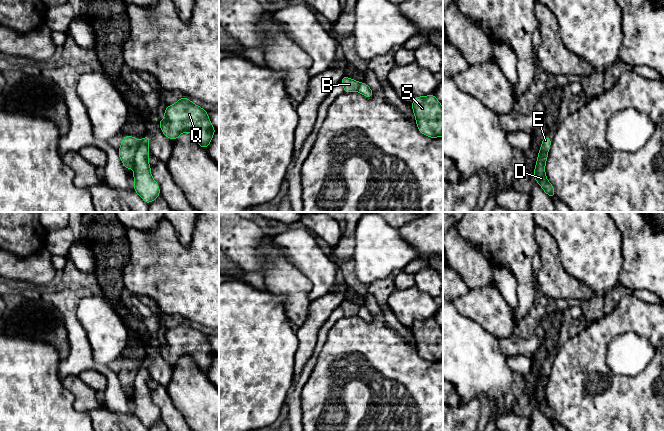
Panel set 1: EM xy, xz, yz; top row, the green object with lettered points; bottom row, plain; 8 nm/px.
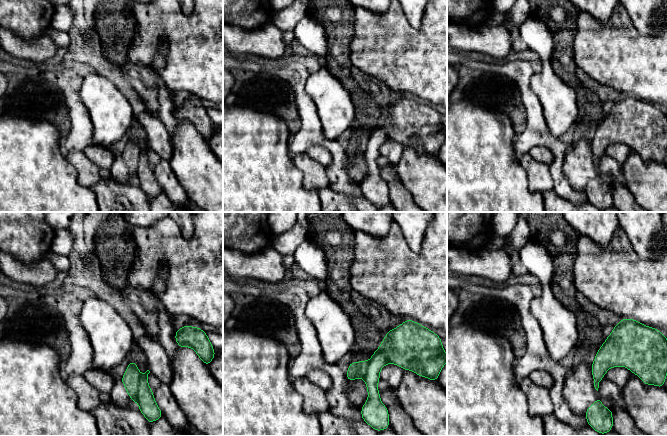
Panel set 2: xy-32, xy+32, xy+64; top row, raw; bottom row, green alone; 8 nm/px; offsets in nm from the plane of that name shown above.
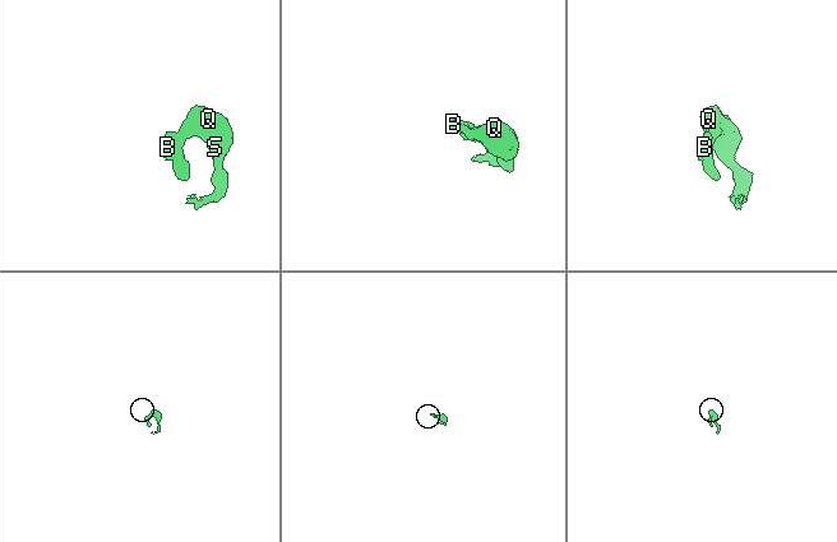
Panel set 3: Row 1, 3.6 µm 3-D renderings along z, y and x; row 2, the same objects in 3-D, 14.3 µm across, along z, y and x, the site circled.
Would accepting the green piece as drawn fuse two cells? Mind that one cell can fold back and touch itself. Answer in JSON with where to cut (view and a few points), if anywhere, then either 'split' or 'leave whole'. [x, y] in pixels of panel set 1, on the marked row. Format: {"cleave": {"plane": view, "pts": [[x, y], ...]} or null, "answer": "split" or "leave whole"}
{"cleave": {"plane": "xy", "pts": [[140, 141], [133, 164]]}, "answer": "split"}

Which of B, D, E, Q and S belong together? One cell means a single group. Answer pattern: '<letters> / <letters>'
B E / D Q S

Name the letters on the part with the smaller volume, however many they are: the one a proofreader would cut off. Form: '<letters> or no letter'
B, E

